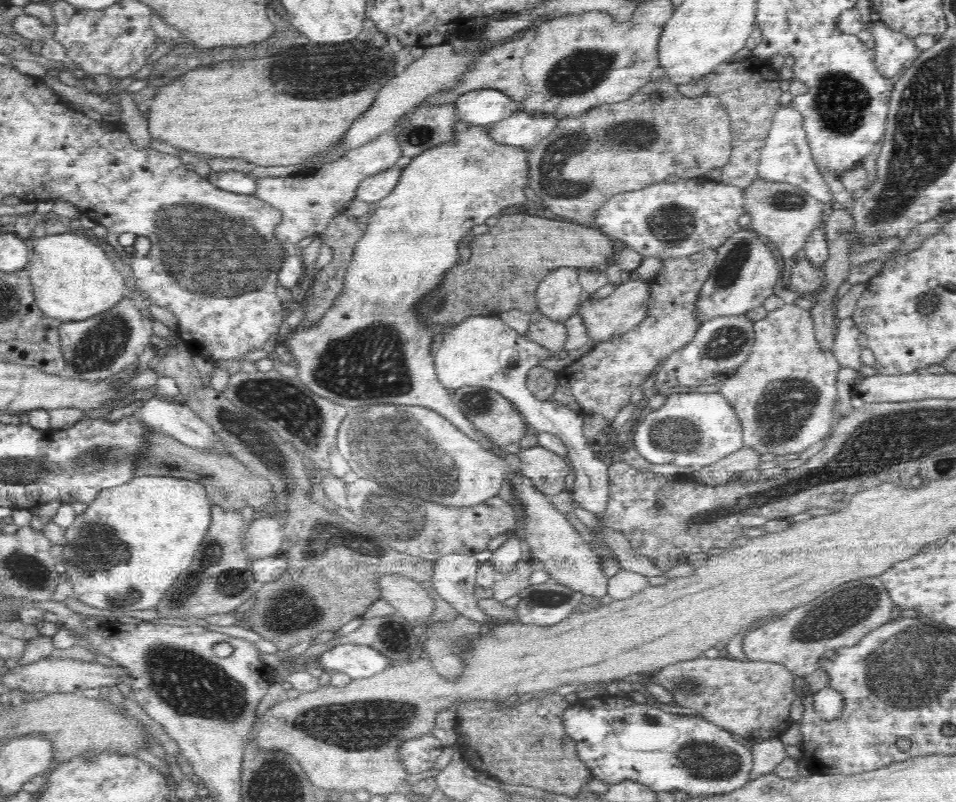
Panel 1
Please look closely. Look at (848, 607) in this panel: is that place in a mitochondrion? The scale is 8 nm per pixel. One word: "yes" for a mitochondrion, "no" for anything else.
yes

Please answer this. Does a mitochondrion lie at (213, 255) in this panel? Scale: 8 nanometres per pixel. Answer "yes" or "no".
yes

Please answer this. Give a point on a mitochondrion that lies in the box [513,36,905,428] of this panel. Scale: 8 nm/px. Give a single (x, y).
(560, 175)

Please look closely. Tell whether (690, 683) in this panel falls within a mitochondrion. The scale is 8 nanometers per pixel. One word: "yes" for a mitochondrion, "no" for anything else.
yes

